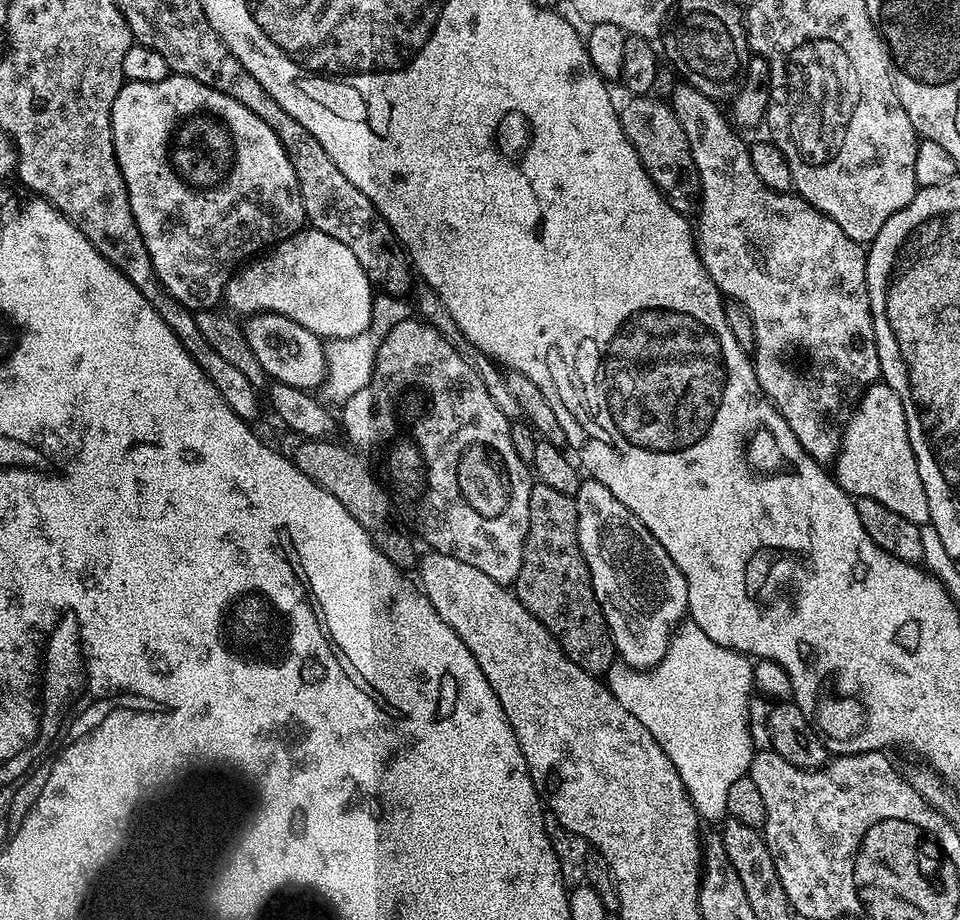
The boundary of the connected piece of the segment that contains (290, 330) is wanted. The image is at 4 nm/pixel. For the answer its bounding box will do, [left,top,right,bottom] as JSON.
[242,313,326,390]

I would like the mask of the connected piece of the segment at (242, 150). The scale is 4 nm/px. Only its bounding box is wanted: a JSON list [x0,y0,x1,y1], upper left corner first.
[112,74,306,310]

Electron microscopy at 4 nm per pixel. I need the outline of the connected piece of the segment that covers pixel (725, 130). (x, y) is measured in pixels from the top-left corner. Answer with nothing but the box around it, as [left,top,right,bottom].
[670,82,880,462]

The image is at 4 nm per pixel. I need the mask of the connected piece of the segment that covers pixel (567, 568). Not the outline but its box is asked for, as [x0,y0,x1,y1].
[514,483,614,674]

